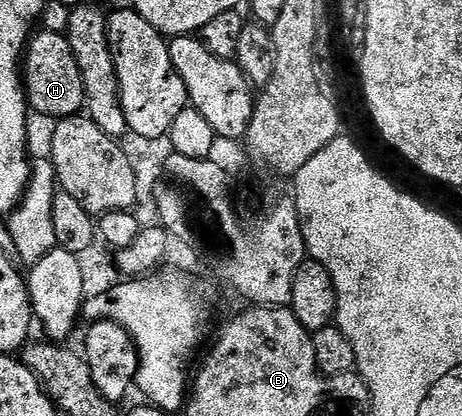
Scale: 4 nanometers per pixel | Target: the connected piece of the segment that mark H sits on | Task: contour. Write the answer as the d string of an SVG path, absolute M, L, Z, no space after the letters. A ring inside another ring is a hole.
M64 31L40 32L30 39L23 57L23 83L29 107L36 115L38 112L41 116L53 116L54 121L66 120L85 108L83 74Z

